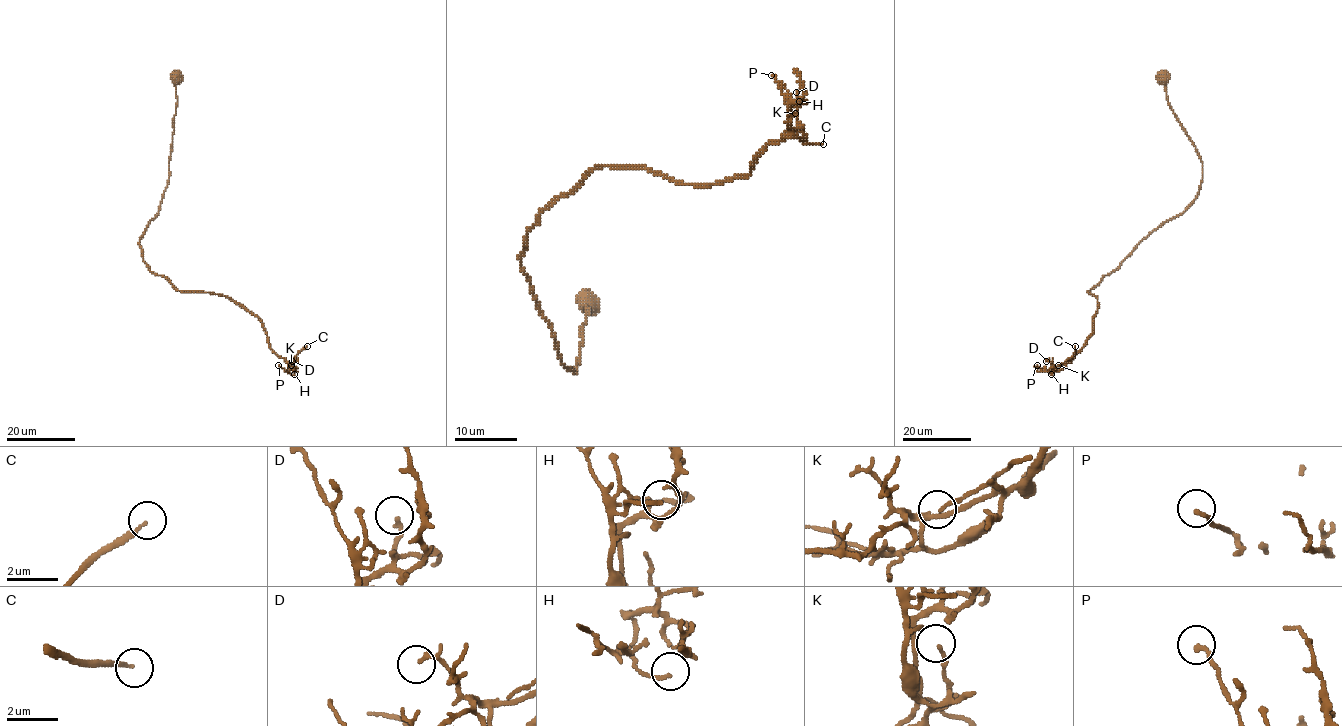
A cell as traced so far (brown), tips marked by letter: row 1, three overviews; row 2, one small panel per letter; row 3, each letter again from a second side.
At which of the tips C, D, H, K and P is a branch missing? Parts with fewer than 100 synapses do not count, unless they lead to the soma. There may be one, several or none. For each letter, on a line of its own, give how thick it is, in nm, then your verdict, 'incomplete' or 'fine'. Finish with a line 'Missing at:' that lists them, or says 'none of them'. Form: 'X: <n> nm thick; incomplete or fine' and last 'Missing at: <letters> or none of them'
C: 150 nm thick; incomplete
D: 160 nm thick; fine
H: 150 nm thick; fine
K: 130 nm thick; fine
P: 160 nm thick; fine
Missing at: C

